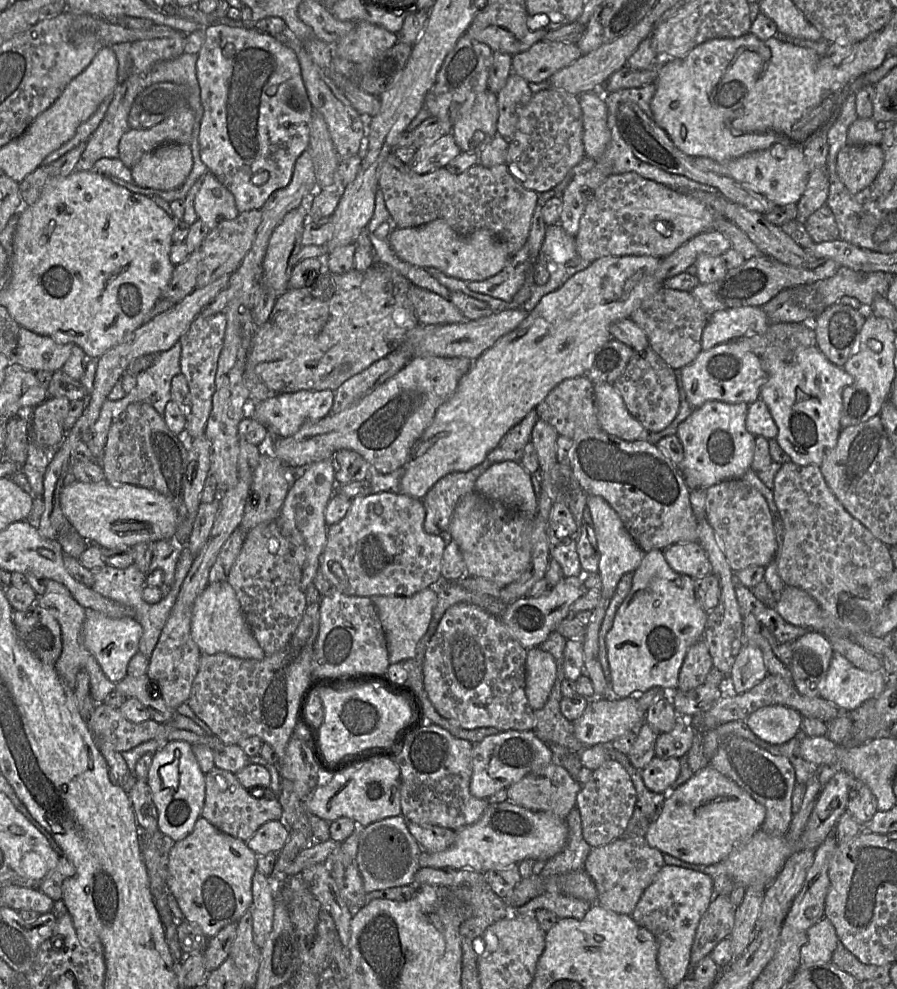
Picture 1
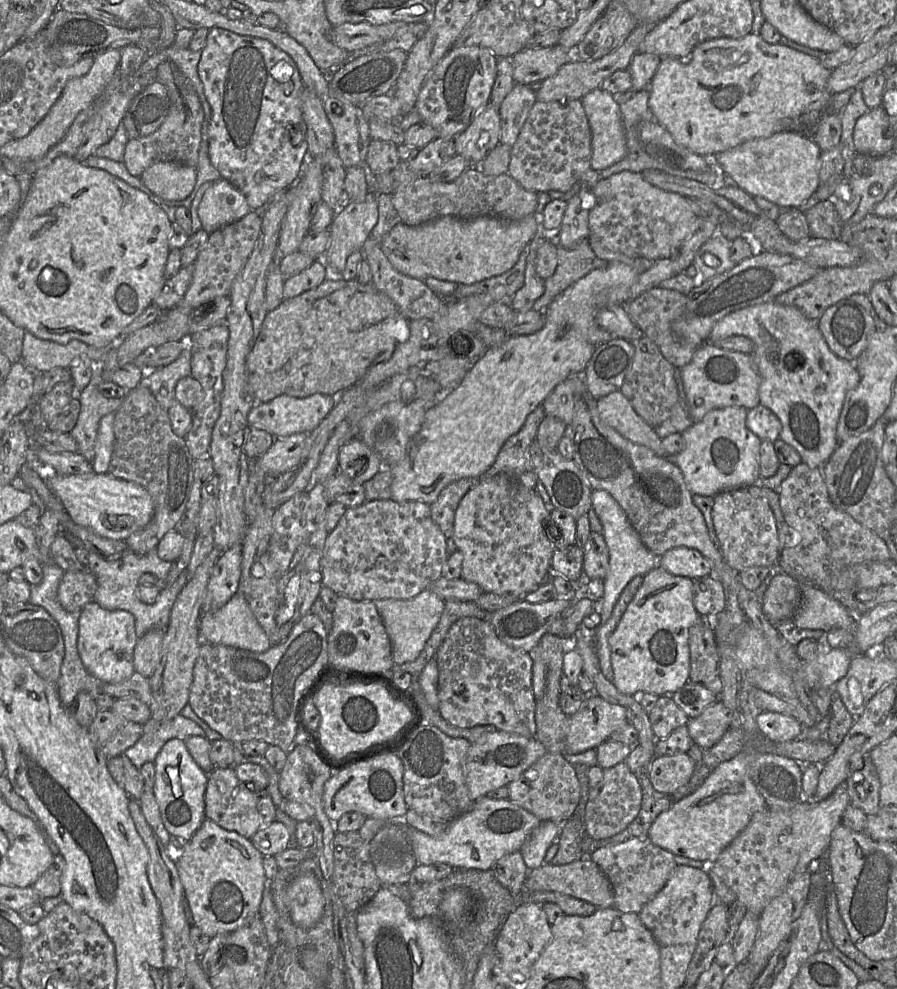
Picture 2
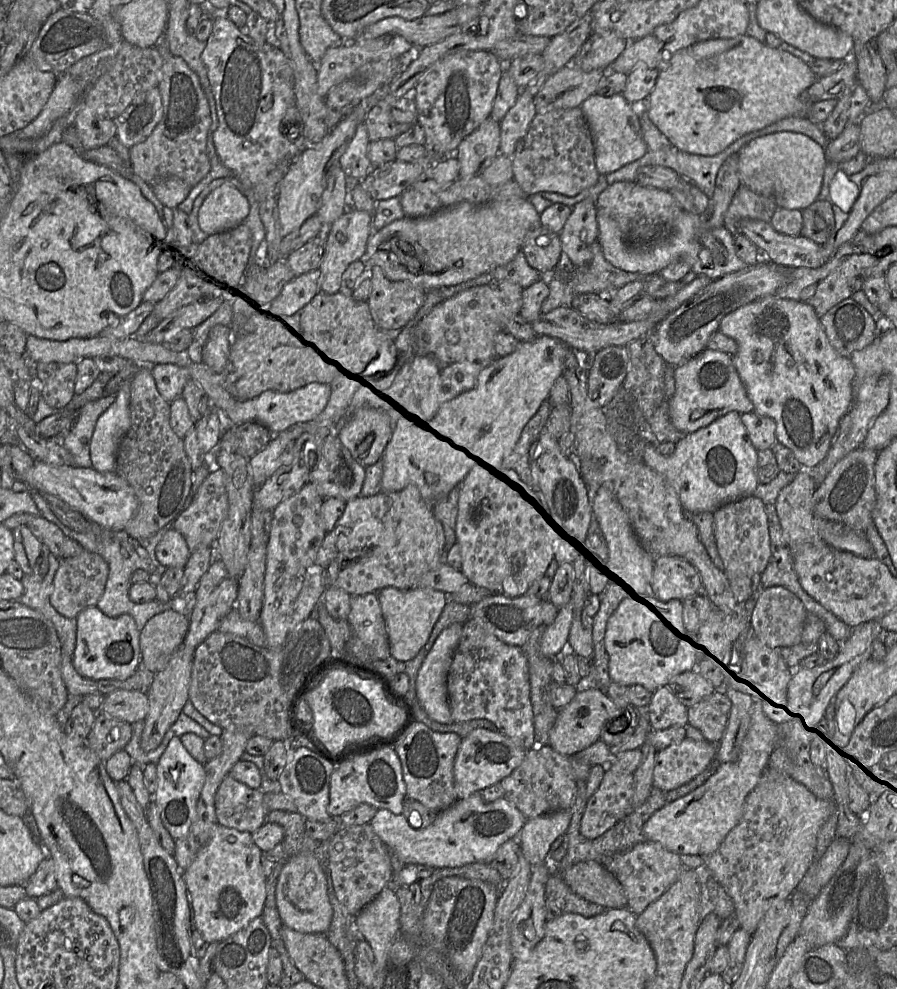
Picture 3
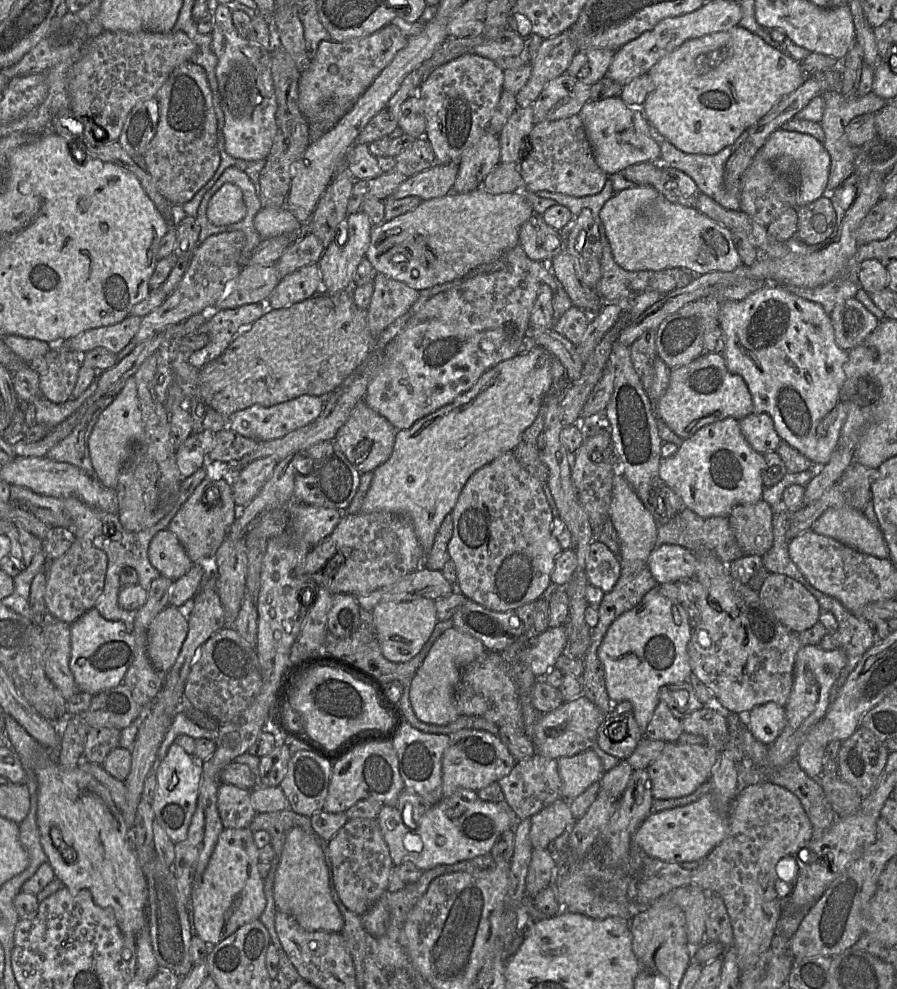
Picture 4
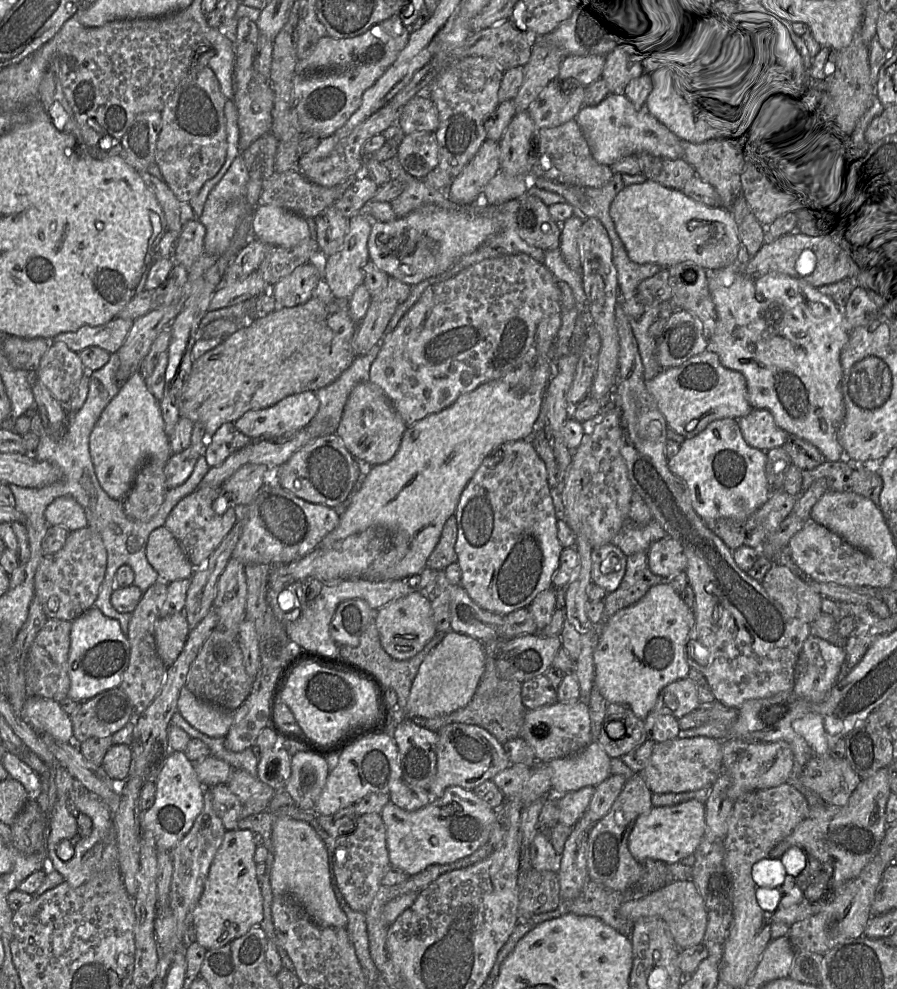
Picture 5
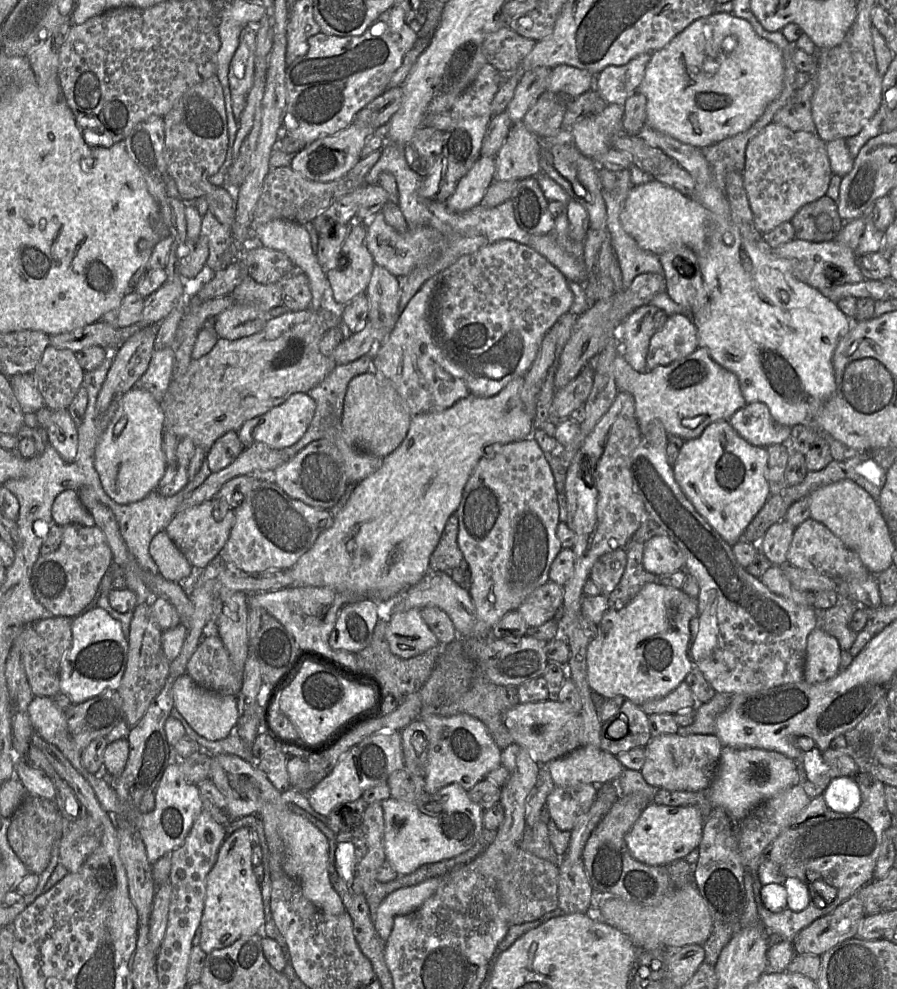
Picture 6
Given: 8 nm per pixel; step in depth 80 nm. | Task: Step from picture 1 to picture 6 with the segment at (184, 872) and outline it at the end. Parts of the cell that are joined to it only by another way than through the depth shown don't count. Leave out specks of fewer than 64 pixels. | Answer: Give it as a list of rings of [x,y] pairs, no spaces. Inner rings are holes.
[[[242,827],[226,836],[206,880],[204,909],[200,920],[199,947],[206,953],[230,946],[236,940],[262,933],[264,908],[260,884],[252,864],[250,828]]]

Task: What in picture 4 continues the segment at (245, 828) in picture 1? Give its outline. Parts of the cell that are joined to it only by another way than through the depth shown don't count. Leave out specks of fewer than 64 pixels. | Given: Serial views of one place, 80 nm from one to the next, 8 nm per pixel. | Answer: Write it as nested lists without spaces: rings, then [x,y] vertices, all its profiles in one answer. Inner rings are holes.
[[[228,783],[218,788],[217,807],[224,828],[248,828],[257,814],[251,803],[251,791]]]

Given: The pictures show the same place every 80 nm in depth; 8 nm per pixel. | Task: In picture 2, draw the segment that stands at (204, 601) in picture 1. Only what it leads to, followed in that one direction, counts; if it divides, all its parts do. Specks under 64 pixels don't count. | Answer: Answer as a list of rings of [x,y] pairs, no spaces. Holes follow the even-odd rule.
[[[238,592],[220,609],[202,614],[198,631],[202,642],[231,646],[255,653],[266,652],[272,646],[246,599]]]

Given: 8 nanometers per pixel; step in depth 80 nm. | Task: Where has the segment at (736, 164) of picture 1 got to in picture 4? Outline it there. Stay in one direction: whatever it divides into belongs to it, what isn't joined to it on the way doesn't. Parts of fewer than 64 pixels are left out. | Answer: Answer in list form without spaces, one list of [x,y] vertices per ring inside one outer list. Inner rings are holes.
[[[779,129],[773,132],[754,156],[774,164],[781,172],[790,174],[795,181],[796,204],[799,208],[819,199],[828,182],[831,159],[828,151],[815,137],[807,133]]]

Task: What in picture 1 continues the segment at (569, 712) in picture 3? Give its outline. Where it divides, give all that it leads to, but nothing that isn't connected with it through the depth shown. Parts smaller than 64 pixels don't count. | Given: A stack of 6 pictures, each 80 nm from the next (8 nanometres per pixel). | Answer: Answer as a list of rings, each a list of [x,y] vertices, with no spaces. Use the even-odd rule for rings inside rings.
[[[637,696],[627,698],[594,698],[588,700],[588,705],[583,714],[572,722],[576,738],[585,746],[597,744],[610,745],[611,742],[626,734],[636,732],[645,723],[646,712],[637,702]]]

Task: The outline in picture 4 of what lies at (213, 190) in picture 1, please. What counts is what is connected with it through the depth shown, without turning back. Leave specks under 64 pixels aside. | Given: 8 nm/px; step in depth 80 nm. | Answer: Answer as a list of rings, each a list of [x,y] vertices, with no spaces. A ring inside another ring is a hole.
[[[224,184],[210,199],[207,218],[216,226],[226,226],[241,221],[246,215],[246,205],[241,189],[234,184]]]

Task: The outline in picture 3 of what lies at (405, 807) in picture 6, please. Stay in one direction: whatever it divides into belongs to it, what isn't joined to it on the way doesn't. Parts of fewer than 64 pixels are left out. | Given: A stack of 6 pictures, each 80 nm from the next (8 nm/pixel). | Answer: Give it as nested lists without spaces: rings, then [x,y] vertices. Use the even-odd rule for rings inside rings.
[[[476,792],[469,797],[458,799],[449,808],[439,812],[432,824],[426,828],[414,829],[402,814],[395,815],[387,809],[377,810],[369,824],[399,865],[419,864],[437,868],[453,868],[493,860],[499,846],[507,840],[517,837],[525,822],[525,816],[505,797],[487,802],[479,792]]]

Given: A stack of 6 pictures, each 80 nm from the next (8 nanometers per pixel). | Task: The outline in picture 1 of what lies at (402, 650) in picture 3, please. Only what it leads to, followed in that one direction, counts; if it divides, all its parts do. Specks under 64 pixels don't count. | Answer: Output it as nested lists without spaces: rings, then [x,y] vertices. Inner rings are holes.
[[[426,588],[413,596],[372,596],[387,639],[390,664],[404,662],[414,657],[420,639],[426,633],[437,603],[436,588]]]

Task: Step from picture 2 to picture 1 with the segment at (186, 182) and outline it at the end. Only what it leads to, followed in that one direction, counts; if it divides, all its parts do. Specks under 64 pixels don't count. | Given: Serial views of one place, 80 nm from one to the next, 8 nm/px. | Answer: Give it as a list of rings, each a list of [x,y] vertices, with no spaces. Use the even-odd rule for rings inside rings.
[[[170,143],[145,153],[130,170],[134,184],[170,191],[184,184],[192,167],[190,146]]]

